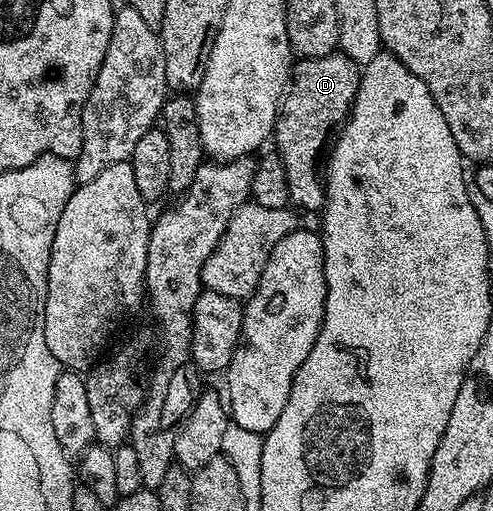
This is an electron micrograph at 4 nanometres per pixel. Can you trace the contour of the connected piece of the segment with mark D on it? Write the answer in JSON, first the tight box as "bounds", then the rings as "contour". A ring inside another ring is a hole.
{"bounds":[272,51,361,214],"contour":[[[341,51],[320,59],[302,59],[293,66],[272,134],[272,145],[278,148],[275,149],[276,156],[284,163],[284,171],[288,175],[291,206],[314,214],[325,206],[326,186],[320,162],[336,127],[341,126],[350,115],[361,78],[360,66]]]}

